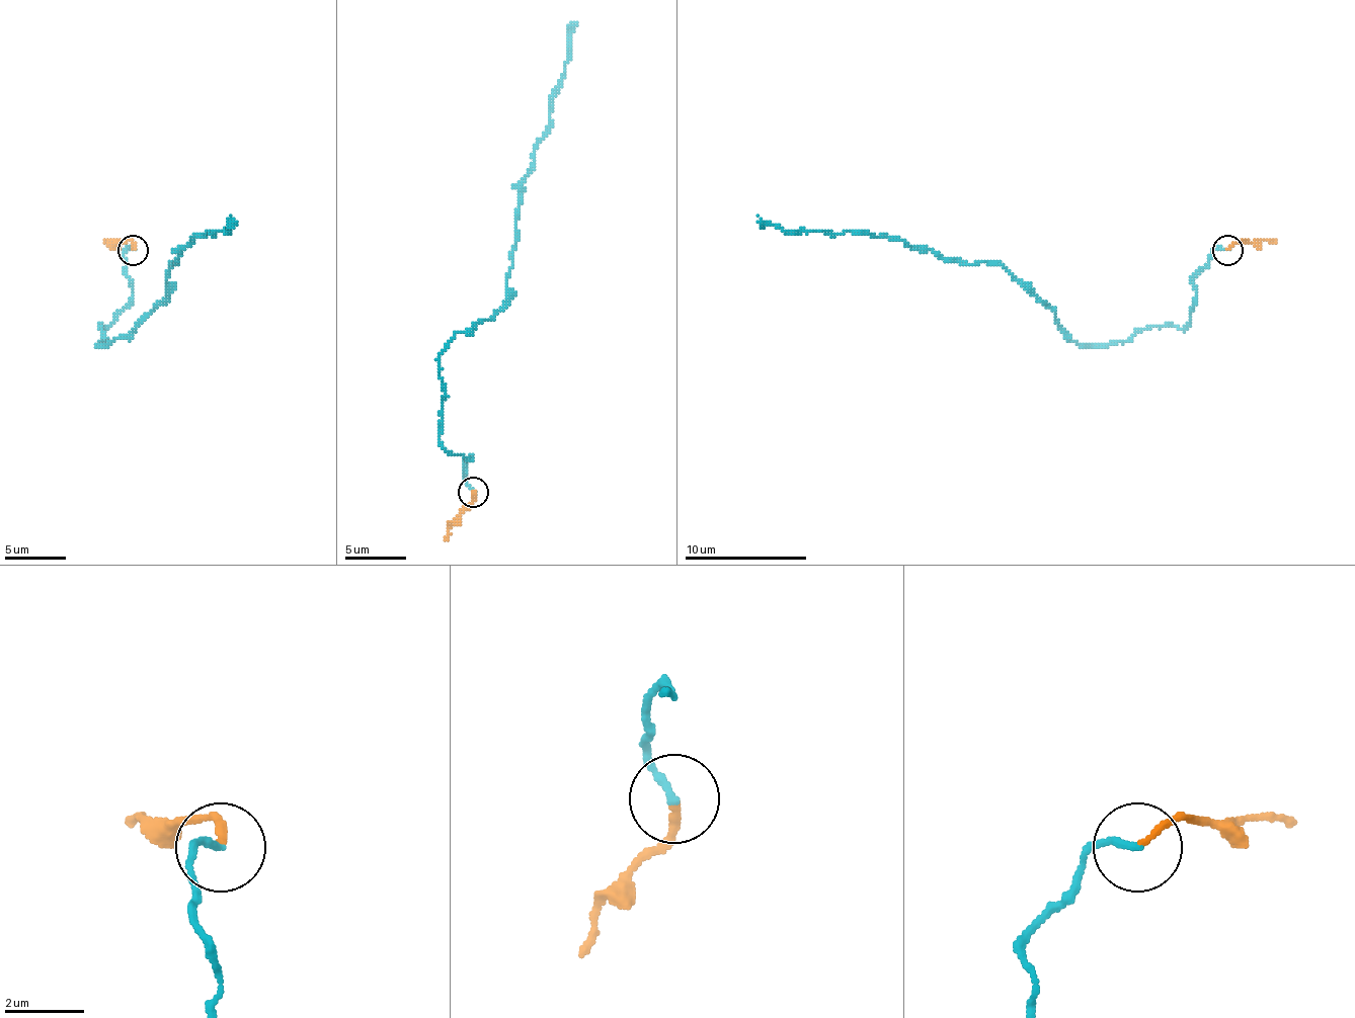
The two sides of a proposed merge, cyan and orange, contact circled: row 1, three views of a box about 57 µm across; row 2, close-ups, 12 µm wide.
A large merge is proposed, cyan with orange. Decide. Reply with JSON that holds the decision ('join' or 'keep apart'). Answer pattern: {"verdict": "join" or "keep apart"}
{"verdict": "join"}

